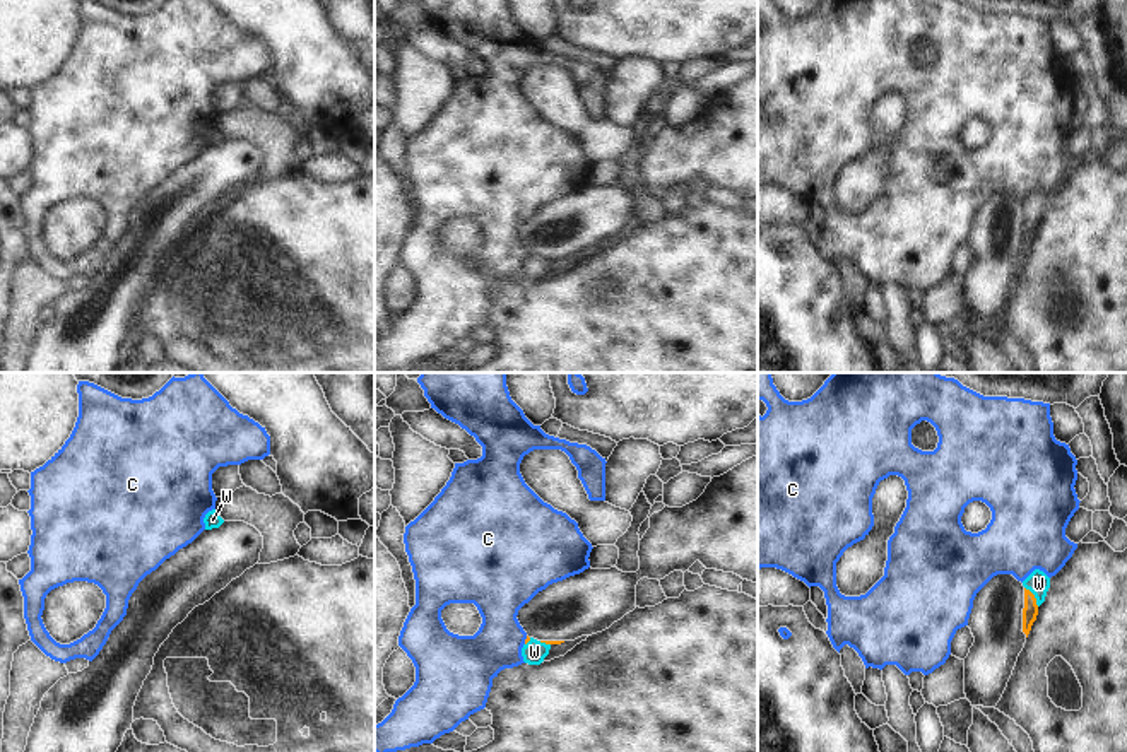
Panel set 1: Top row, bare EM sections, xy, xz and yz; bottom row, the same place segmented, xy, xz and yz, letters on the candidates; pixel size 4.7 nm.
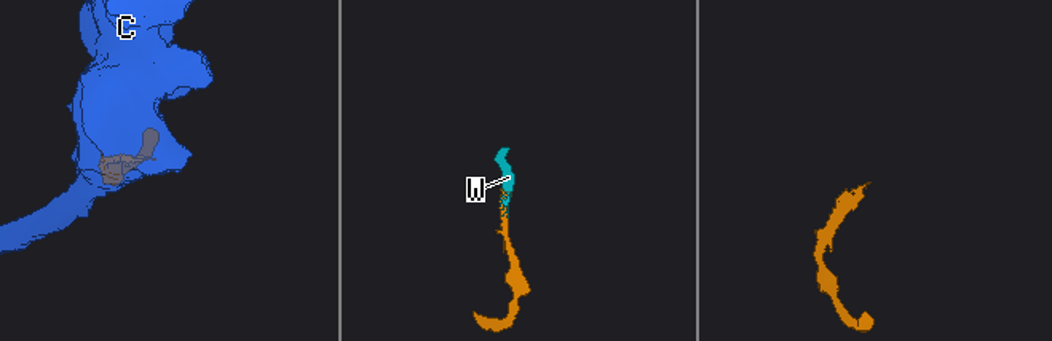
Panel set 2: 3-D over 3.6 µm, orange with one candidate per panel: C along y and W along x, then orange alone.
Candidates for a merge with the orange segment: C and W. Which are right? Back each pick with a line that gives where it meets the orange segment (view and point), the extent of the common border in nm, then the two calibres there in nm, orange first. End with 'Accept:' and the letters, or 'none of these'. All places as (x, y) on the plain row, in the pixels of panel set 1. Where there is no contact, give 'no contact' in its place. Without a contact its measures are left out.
W: meets orange in yz at (1033, 214); contact 120 nm long; 70 nm thick on the orange side, 110 nm on the other
Accept: W

